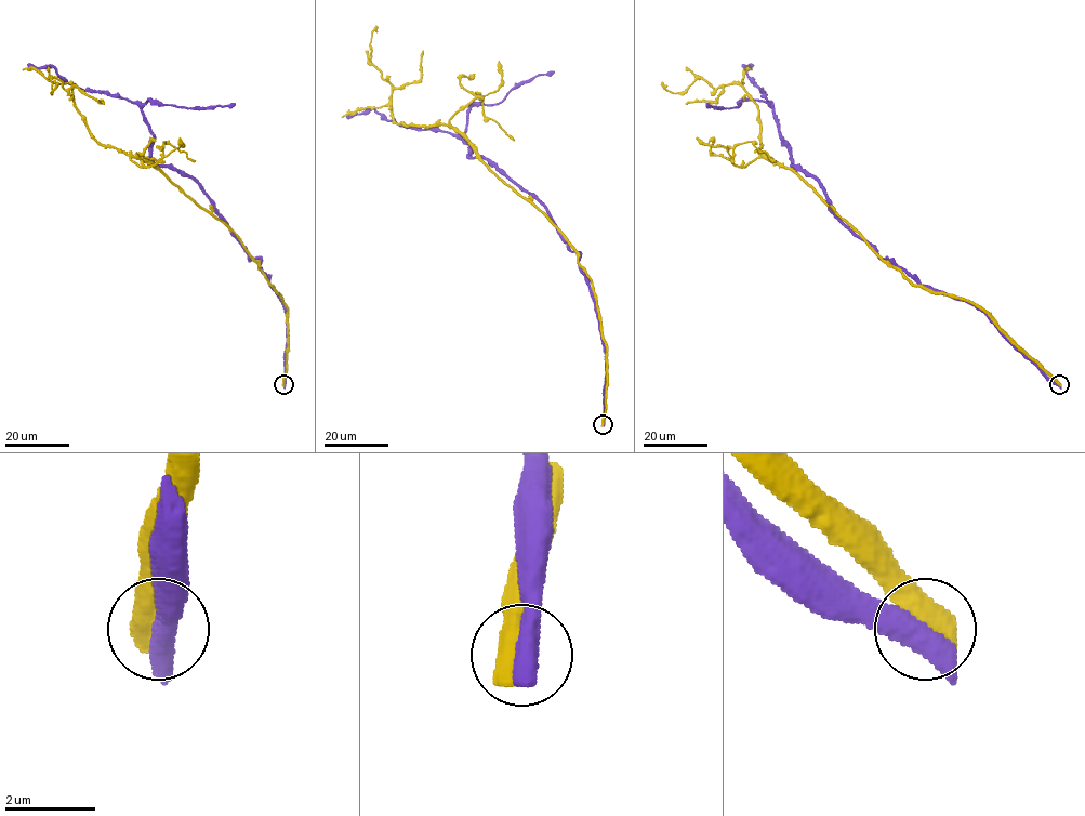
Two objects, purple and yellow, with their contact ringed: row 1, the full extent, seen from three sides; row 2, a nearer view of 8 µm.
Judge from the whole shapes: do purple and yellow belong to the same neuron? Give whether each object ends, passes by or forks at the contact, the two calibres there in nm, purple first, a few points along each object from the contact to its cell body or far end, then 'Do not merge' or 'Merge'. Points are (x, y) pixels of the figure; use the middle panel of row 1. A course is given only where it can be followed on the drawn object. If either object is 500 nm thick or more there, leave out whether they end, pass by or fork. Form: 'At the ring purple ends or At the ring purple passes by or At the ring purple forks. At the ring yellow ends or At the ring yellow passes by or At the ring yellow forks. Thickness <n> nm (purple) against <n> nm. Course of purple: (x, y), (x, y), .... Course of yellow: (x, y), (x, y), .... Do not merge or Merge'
Thickness 480 nm (purple) against 650 nm. Course of purple: (603, 424), (598, 315), (580, 253), (547, 210), (455, 135), (372, 109), (346, 118). Course of yellow: (603, 424), (607, 345), (577, 252), (461, 134), (393, 119), (392, 86), (370, 60), (376, 26). Do not merge

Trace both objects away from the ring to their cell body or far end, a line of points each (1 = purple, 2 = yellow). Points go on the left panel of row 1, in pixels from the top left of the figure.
1: (283, 384), (286, 307), (261, 259), (250, 259), (194, 180), (150, 158), (141, 108), (27, 64)
2: (283, 384), (288, 308), (241, 240), (160, 169), (102, 146), (73, 84), (52, 78), (52, 93), (57, 81)

